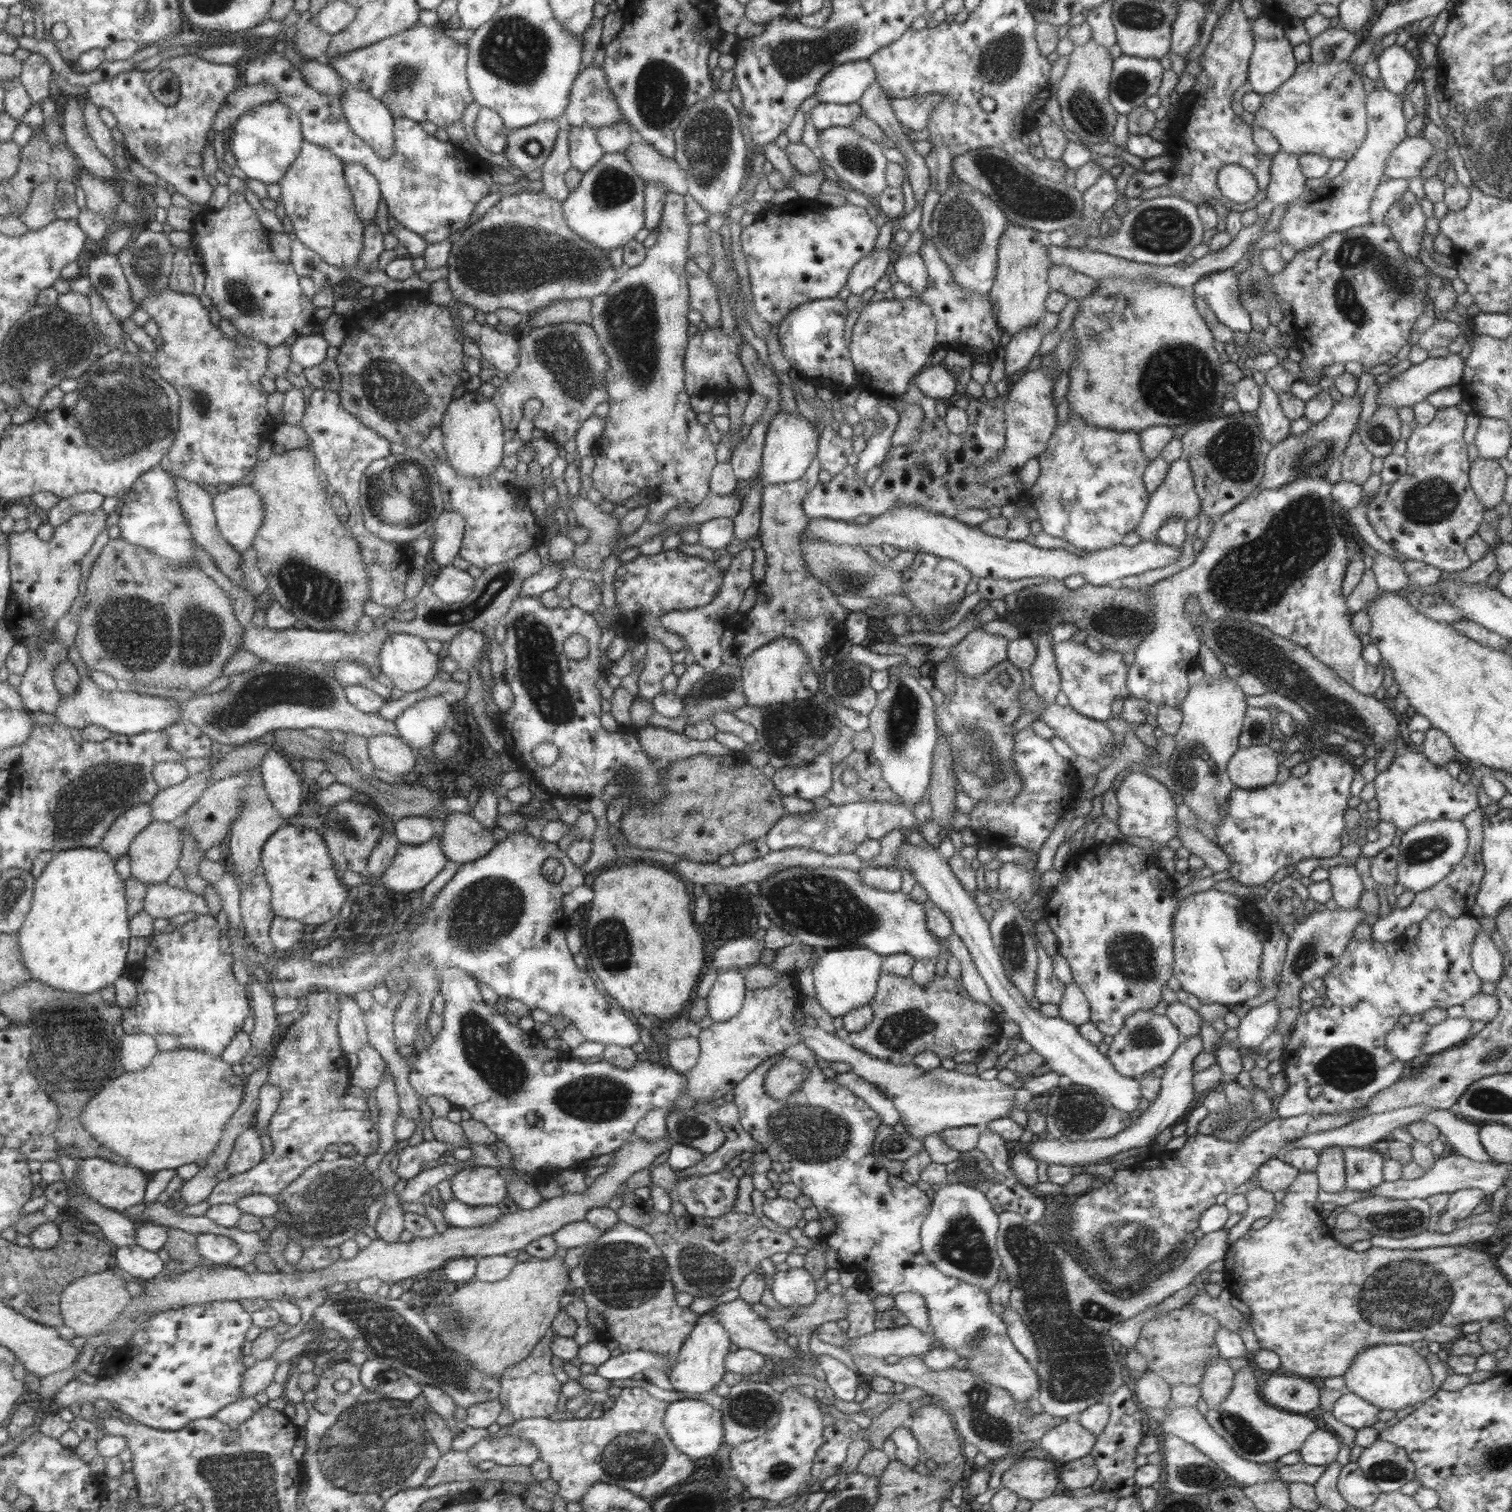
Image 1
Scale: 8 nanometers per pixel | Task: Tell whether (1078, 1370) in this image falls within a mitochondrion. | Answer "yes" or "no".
yes

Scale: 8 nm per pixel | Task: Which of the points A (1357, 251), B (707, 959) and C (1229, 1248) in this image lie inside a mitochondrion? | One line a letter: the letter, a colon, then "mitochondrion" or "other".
A: mitochondrion
B: other
C: other

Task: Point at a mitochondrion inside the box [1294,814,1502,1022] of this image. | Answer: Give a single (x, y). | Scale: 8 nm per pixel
(1431, 847)

